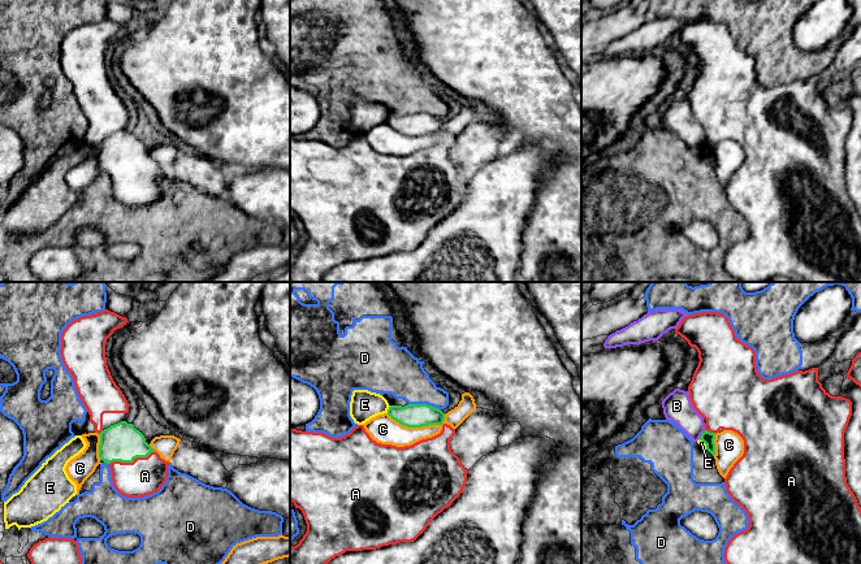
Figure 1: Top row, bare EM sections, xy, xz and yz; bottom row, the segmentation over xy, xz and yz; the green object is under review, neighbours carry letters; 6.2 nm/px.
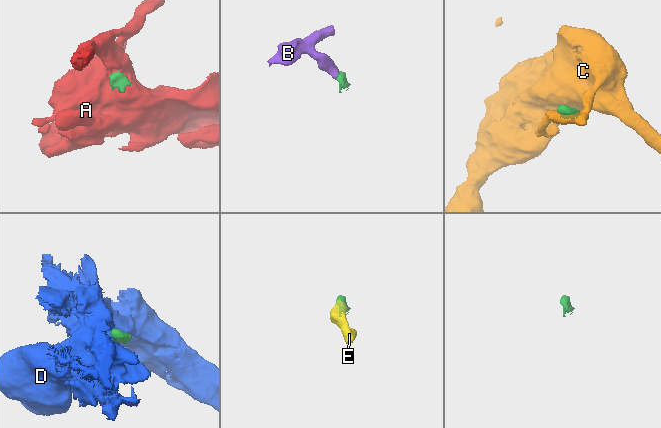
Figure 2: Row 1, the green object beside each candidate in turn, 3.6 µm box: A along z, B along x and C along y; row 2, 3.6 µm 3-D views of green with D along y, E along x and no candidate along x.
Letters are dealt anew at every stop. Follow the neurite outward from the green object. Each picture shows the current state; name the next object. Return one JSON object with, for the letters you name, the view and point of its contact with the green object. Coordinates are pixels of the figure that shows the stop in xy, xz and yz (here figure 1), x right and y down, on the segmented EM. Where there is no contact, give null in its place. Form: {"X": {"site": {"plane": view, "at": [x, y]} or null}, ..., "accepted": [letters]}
{"A": {"site": {"plane": "xy", "at": [132, 461]}}, "accepted": ["A"]}

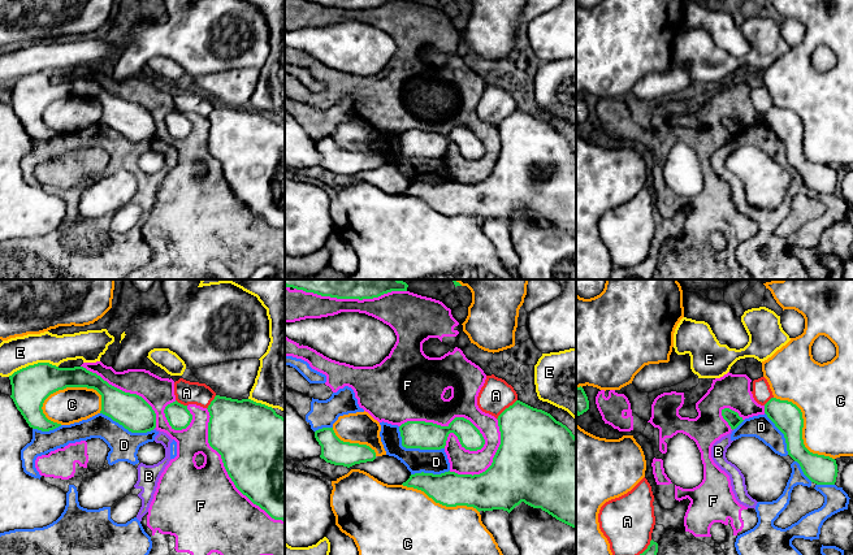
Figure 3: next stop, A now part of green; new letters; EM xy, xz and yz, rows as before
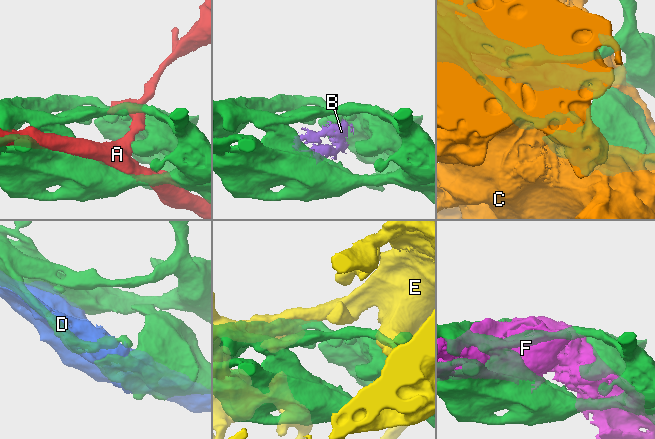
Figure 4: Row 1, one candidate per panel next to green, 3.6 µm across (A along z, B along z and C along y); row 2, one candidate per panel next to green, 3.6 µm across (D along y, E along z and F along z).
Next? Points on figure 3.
{"accepted": []}

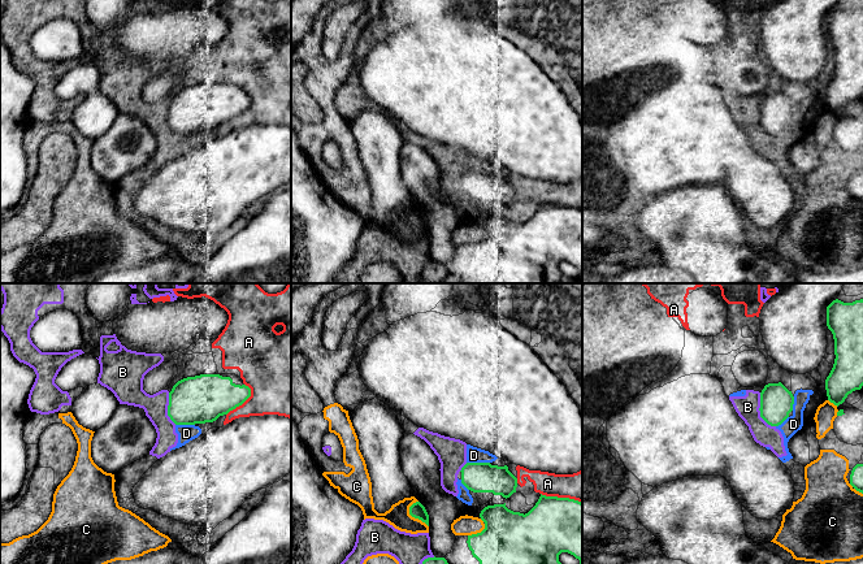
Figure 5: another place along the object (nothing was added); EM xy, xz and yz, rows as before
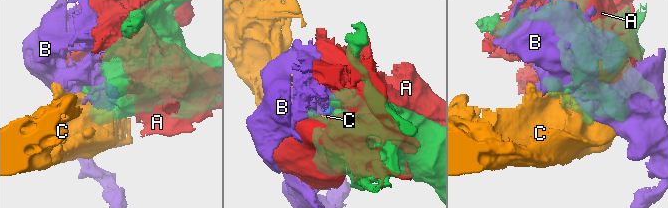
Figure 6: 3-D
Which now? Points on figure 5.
{"accepted": []}

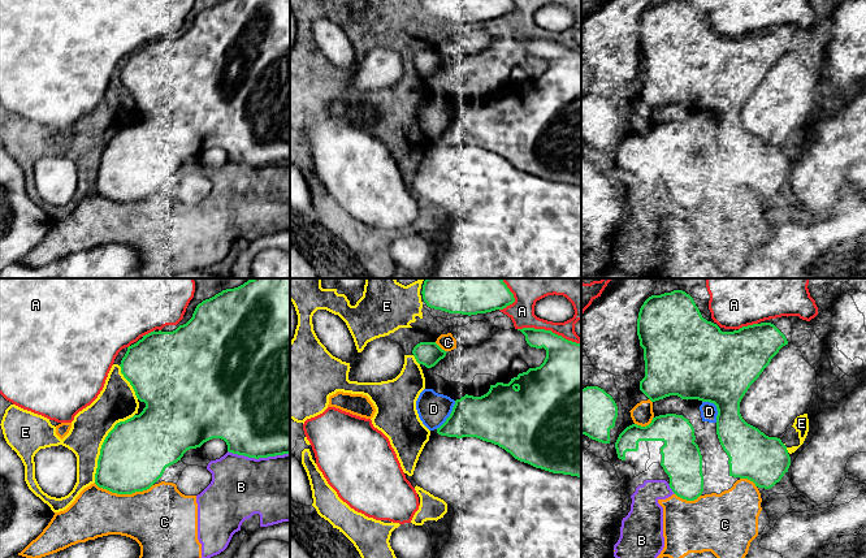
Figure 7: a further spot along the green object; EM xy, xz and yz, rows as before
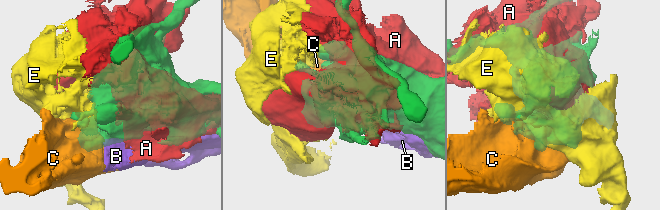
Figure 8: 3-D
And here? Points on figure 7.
{"accepted": []}

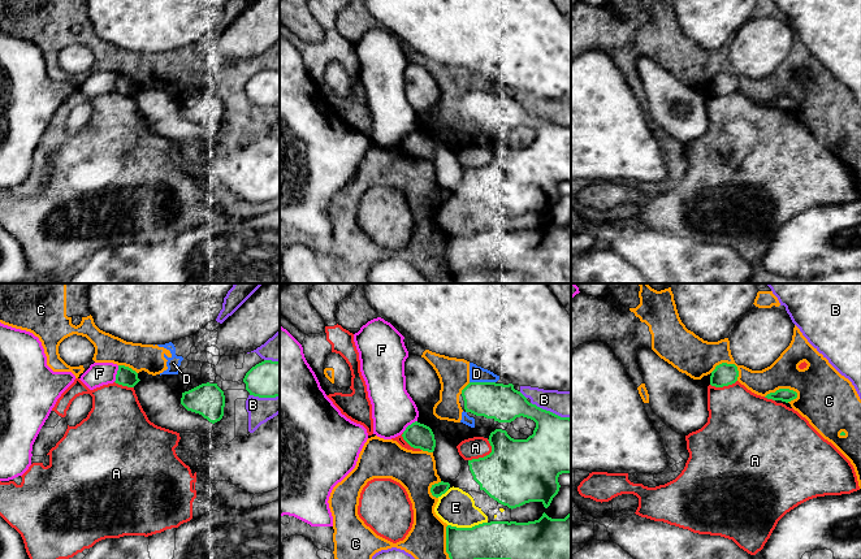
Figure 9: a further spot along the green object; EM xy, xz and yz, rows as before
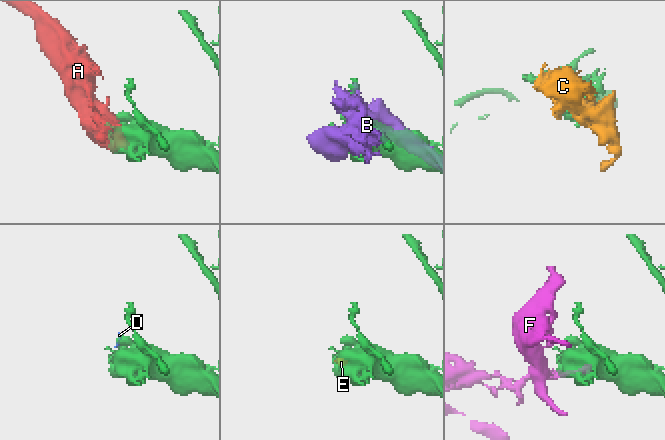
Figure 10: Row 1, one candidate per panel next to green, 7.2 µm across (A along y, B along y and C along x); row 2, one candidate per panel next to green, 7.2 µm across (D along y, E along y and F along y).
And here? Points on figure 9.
{"F": {"site": {"plane": "xy", "at": [117, 373]}}, "accepted": ["F"]}

